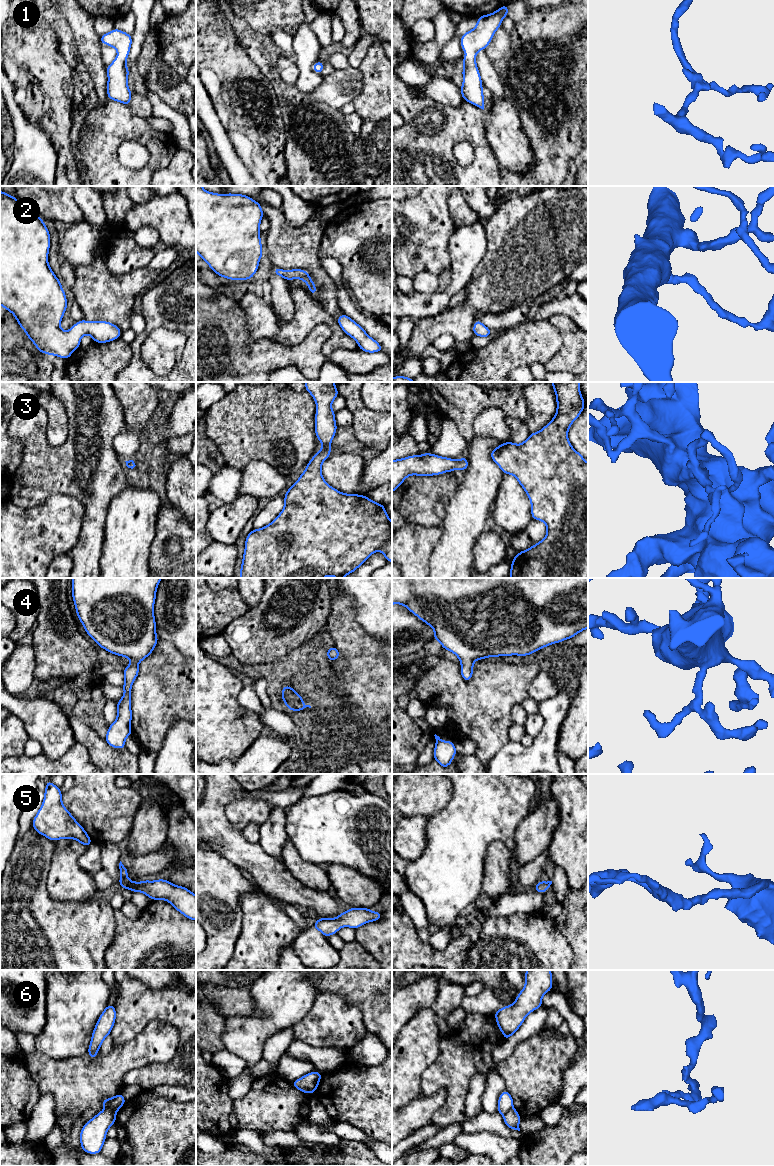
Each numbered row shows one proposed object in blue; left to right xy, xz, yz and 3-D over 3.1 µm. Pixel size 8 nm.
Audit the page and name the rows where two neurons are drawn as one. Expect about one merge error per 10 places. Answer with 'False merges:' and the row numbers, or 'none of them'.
False merges: 6

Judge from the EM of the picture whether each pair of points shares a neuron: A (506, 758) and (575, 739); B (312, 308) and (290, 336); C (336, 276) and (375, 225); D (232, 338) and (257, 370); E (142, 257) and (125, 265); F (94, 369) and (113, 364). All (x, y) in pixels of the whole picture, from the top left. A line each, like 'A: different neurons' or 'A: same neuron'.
A: different neurons
B: same neuron
C: different neurons
D: same neuron
E: same neuron
F: same neuron

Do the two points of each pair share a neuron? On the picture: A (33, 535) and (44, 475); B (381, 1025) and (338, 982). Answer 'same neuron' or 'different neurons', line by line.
A: different neurons
B: same neuron

